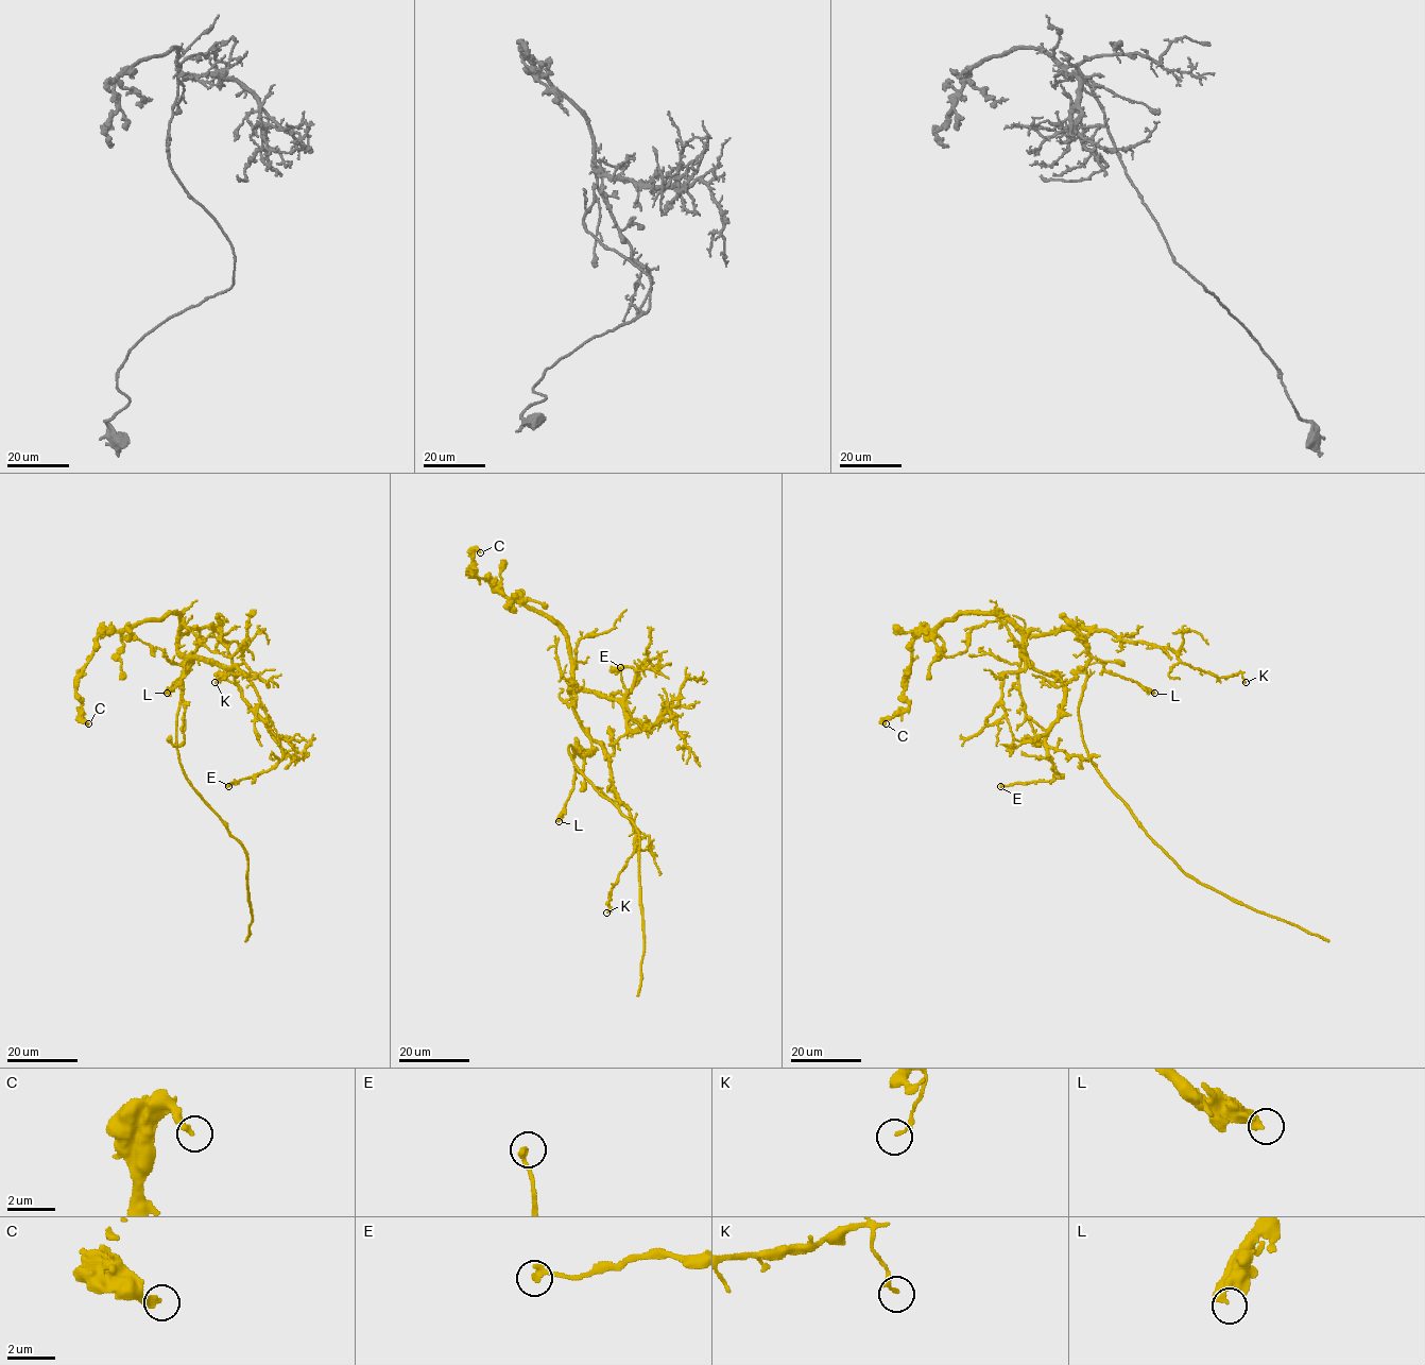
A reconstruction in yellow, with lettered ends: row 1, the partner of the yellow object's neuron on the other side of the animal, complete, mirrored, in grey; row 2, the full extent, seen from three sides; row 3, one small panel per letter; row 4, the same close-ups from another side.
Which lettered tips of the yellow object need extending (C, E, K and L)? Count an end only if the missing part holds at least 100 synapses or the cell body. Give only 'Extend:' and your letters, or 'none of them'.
Extend: none of them

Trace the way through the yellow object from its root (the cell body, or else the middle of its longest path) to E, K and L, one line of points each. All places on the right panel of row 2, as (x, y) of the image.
E: (1086, 676), (1089, 654), (1072, 631), (1024, 642), (1022, 655), (1063, 689), (1045, 739), (1062, 777), (1000, 786)
K: (1086, 676), (1089, 654), (1076, 627), (1169, 647), (1192, 667), (1218, 677), (1240, 672), (1246, 682)
L: (1086, 676), (1087, 663), (1097, 658), (1103, 662), (1104, 670), (1133, 680), (1154, 693)

